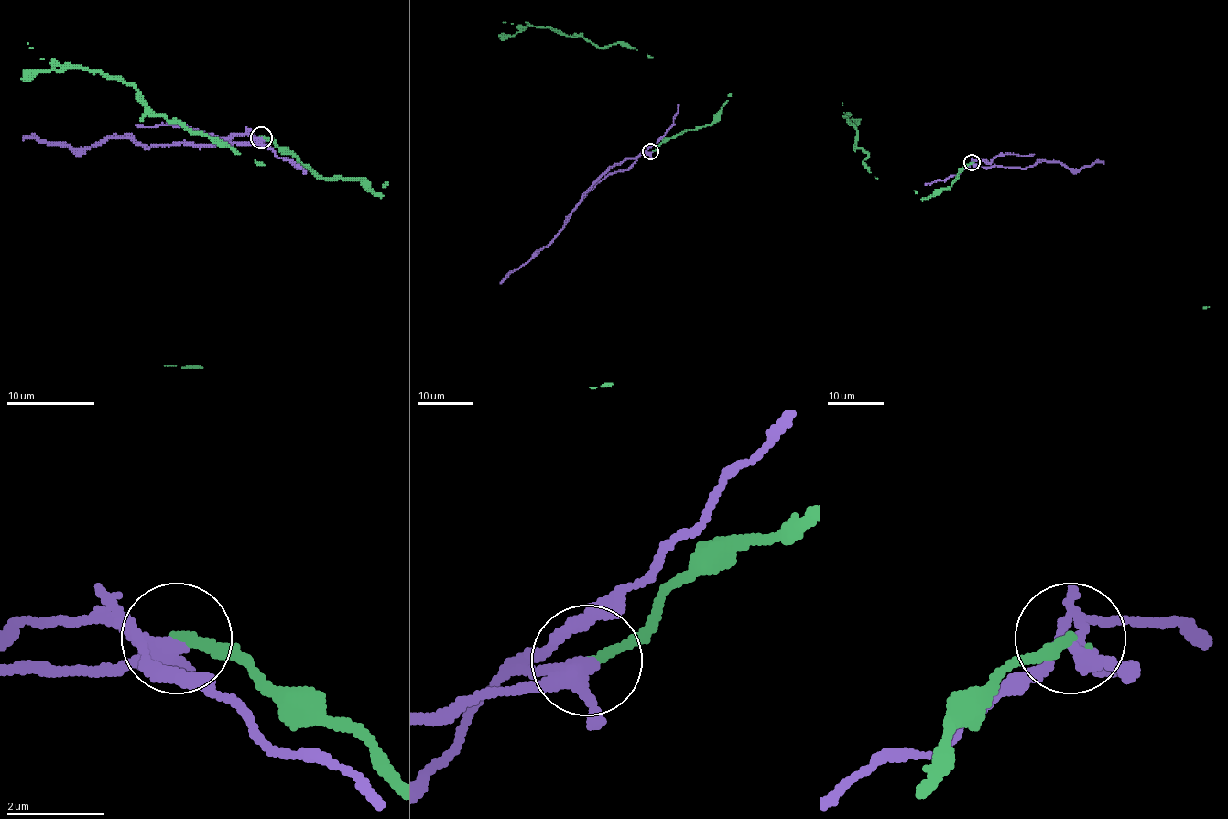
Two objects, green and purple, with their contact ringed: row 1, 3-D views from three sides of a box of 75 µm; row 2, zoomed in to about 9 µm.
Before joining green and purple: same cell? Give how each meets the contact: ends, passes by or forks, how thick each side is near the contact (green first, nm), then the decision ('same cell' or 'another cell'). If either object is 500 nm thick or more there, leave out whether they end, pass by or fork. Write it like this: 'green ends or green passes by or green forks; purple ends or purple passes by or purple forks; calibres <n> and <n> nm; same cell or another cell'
green ends; purple forks; calibres 200 and 240 nm; another cell

